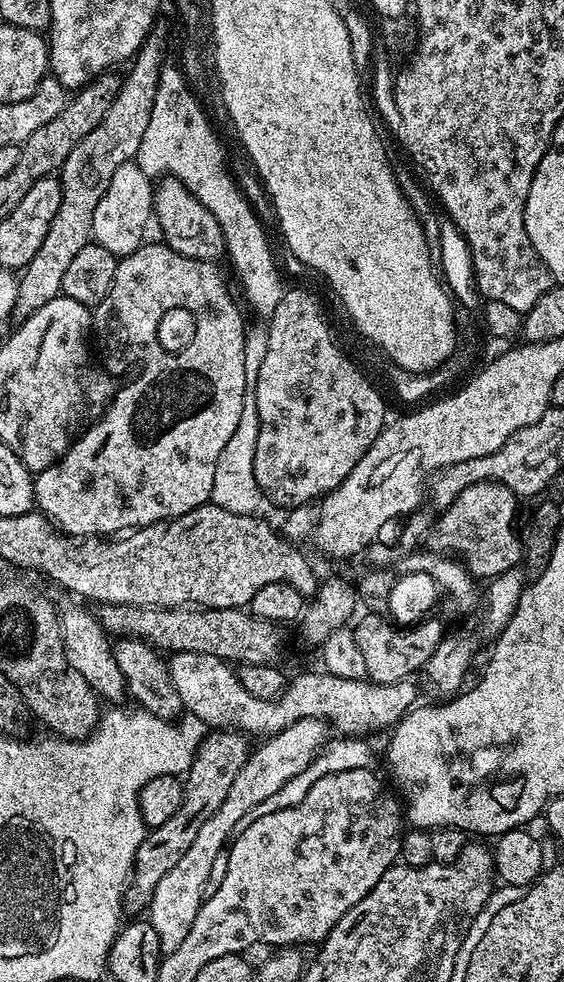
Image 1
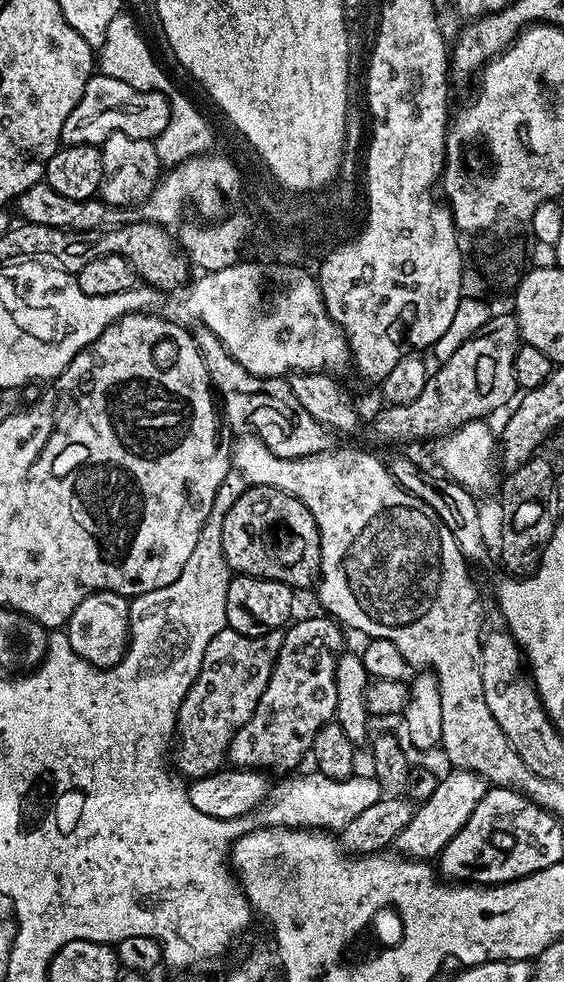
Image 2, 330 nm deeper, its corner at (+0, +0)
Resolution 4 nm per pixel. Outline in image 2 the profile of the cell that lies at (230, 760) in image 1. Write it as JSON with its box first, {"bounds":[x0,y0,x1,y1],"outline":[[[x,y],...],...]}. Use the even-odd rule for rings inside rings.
{"bounds":[227,615,345,773],"outline":[[[319,615],[308,616],[300,621],[297,619],[284,632],[282,650],[270,674],[270,682],[254,714],[236,731],[230,742],[227,758],[229,765],[267,770],[269,773],[291,773],[296,770],[291,768],[298,767],[304,756],[306,760],[311,753],[318,730],[333,723],[338,706],[336,644],[343,642],[345,633],[331,616]]]}

